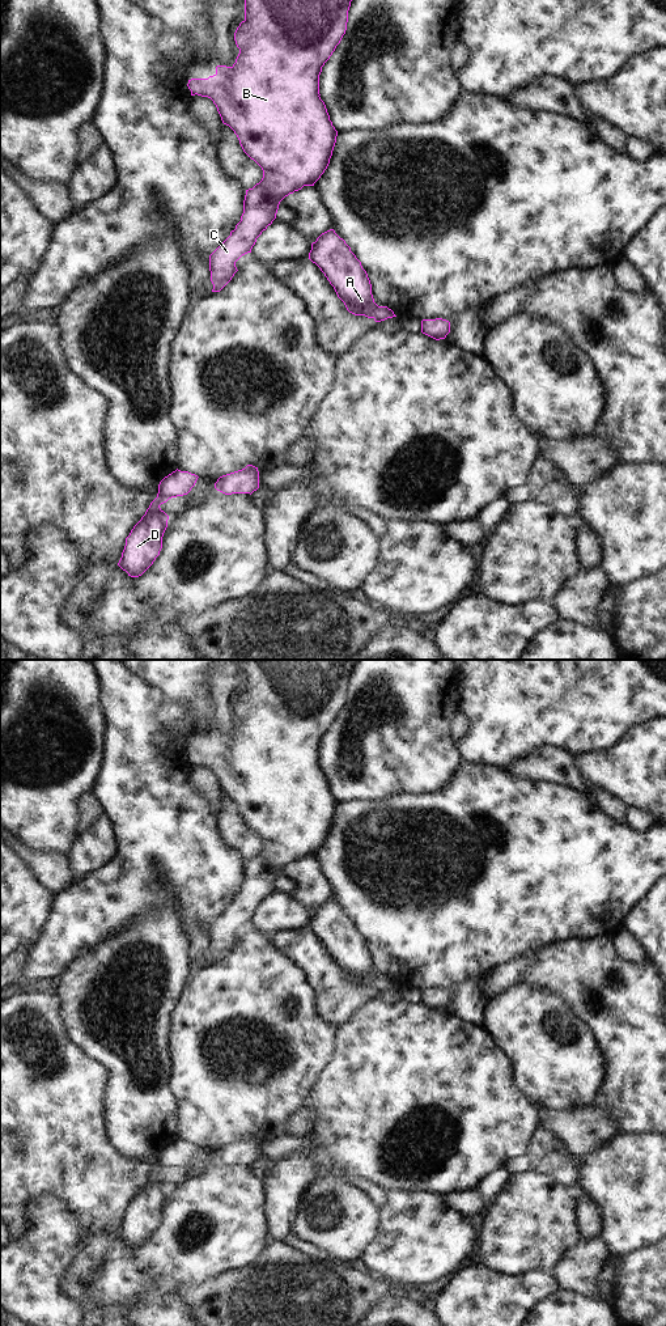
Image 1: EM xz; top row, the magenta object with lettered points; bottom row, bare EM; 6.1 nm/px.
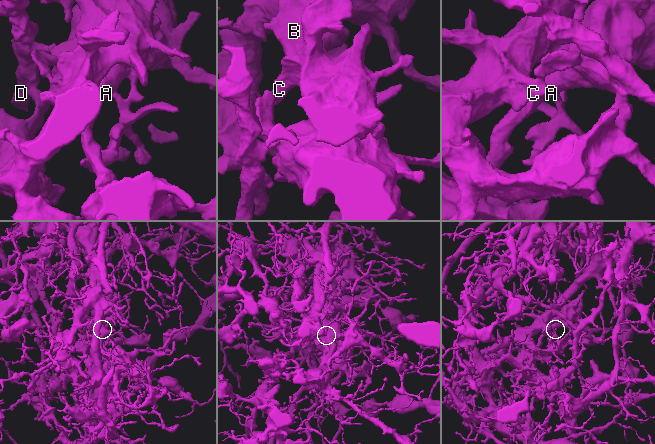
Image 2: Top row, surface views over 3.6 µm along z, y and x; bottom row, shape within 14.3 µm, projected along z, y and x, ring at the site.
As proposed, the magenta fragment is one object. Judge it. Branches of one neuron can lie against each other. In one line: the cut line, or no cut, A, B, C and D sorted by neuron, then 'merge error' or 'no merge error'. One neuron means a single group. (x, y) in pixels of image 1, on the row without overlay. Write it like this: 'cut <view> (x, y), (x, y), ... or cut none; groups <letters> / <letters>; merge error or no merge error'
cut xz (377, 975), (373, 987); groups A / B C D; merge error

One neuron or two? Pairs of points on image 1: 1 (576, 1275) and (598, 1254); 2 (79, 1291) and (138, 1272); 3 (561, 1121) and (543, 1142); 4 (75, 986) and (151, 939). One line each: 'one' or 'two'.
1: one
2: two
3: two
4: one

